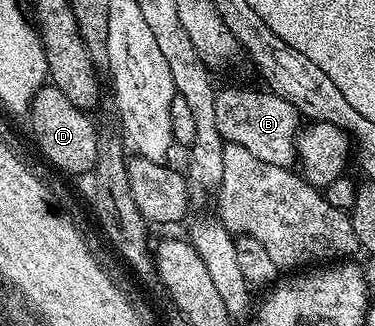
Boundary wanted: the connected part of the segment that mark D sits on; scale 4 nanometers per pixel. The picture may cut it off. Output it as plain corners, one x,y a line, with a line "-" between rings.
45,85
33,97
29,120
31,131
35,134
38,154
60,172
68,171
71,175
83,175
94,172
95,162
99,160
99,131
91,124
86,110
75,107
61,89

